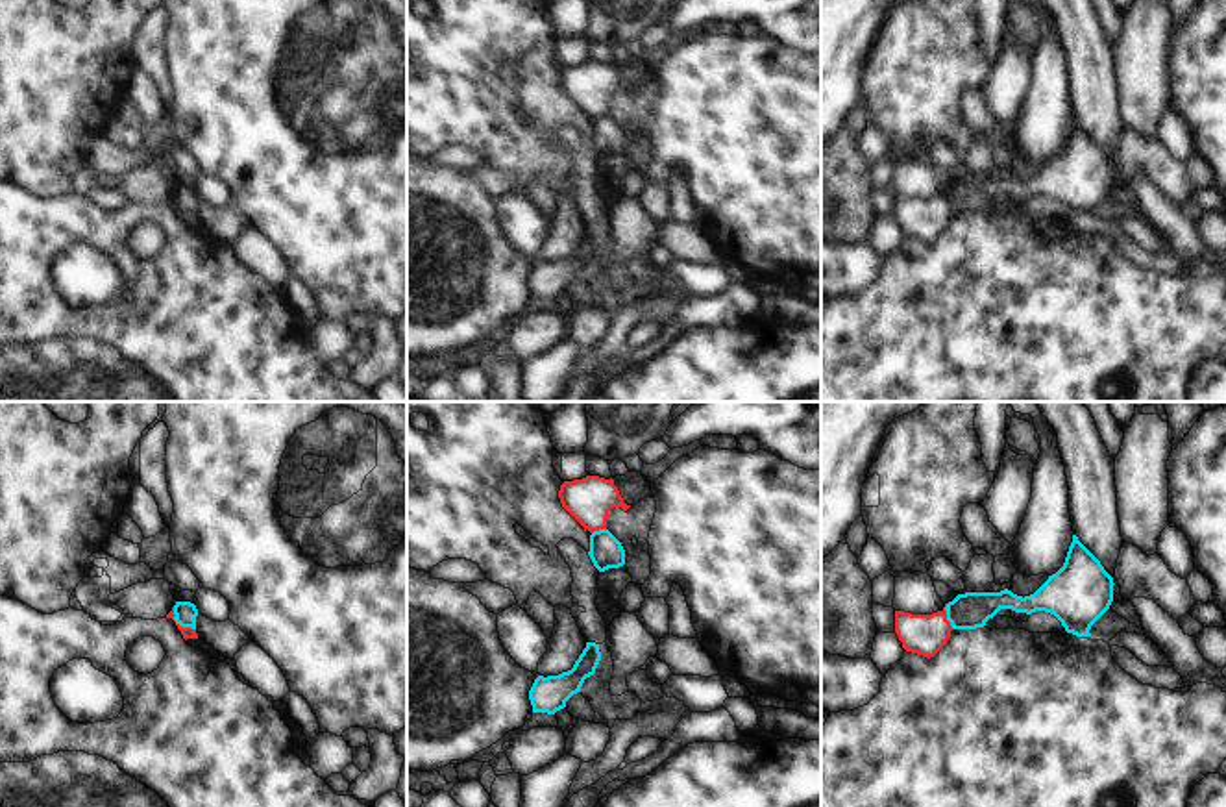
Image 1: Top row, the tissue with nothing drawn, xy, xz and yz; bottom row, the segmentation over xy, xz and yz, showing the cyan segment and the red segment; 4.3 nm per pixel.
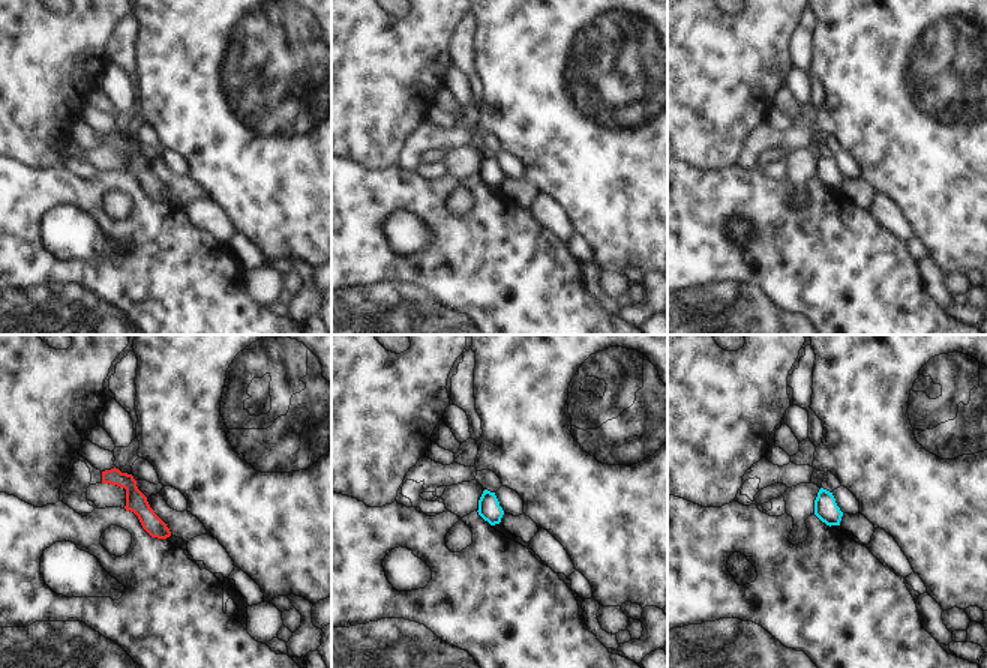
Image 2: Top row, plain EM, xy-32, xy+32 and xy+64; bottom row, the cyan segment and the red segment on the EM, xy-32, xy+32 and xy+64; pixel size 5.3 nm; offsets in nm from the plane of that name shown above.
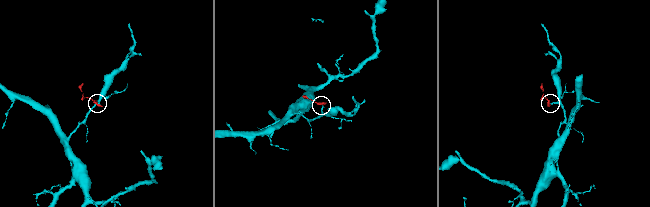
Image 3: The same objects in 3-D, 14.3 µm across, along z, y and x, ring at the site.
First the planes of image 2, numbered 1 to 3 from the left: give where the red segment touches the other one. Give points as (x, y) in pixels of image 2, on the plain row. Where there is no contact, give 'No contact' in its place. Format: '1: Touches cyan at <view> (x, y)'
1: No contact
2: No contact
3: No contact

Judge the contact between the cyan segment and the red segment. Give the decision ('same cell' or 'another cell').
another cell

